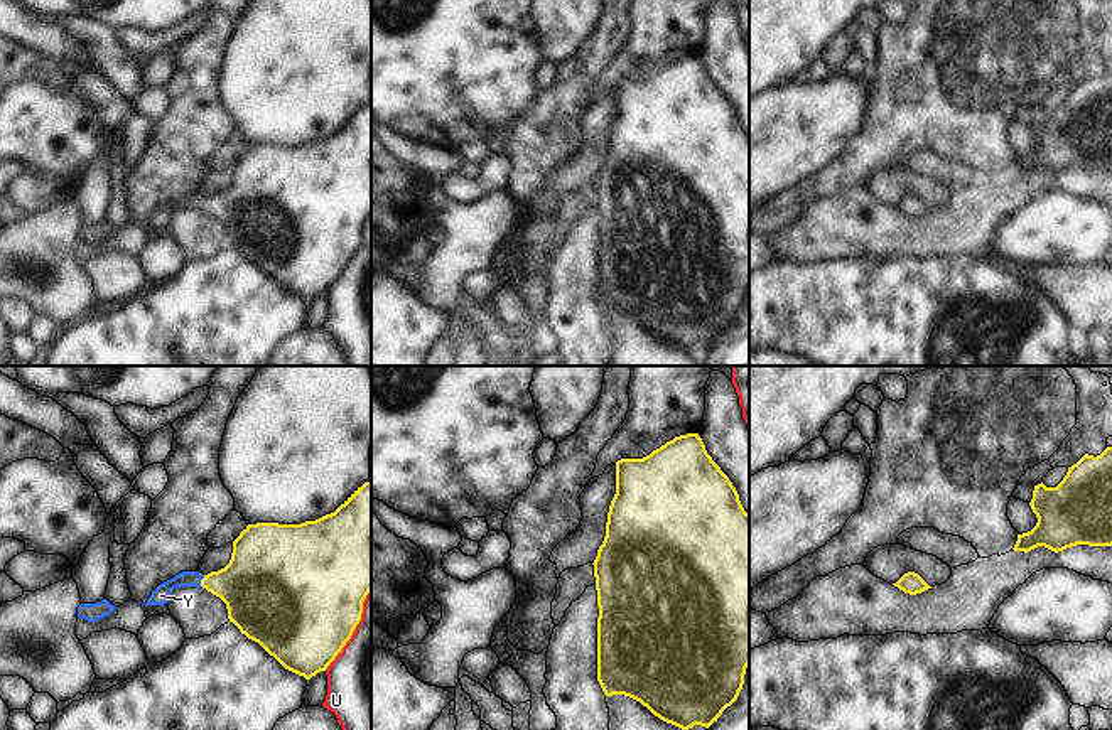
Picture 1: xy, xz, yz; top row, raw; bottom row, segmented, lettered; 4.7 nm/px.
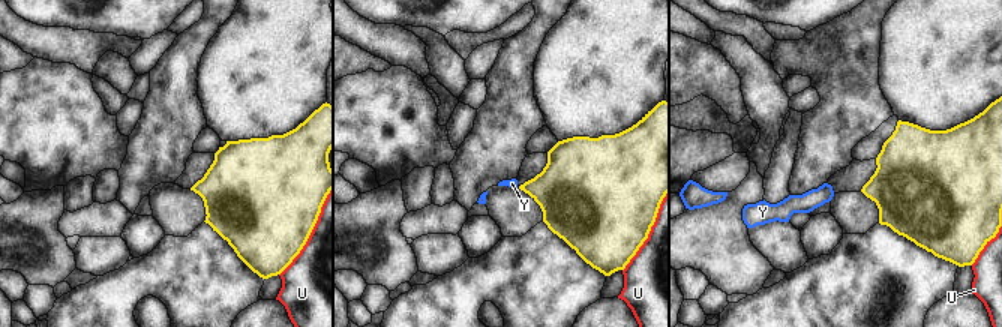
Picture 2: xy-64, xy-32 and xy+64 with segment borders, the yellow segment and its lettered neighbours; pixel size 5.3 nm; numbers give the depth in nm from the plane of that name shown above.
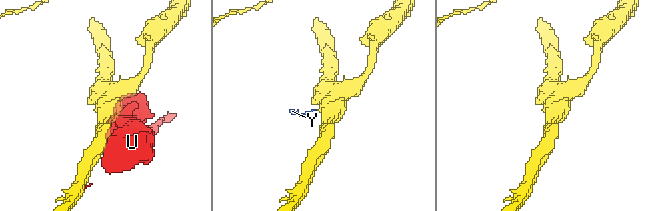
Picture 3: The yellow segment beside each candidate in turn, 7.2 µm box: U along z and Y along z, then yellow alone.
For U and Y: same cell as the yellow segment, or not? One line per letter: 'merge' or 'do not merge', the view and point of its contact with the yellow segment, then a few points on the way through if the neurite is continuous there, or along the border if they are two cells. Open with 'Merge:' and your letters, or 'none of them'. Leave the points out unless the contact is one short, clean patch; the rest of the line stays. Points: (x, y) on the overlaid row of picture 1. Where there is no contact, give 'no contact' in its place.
Merge: Y
U: do not merge; meets yellow in xy at (355, 628)
Y: merge; meets yellow in xy at (201, 580); runs through xy (253, 585), (201, 580), (178, 580), (161, 595)

